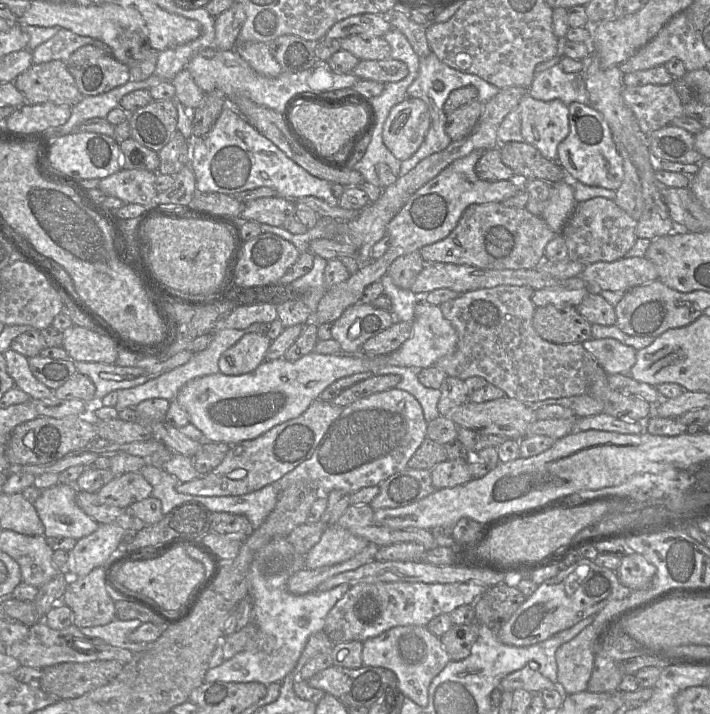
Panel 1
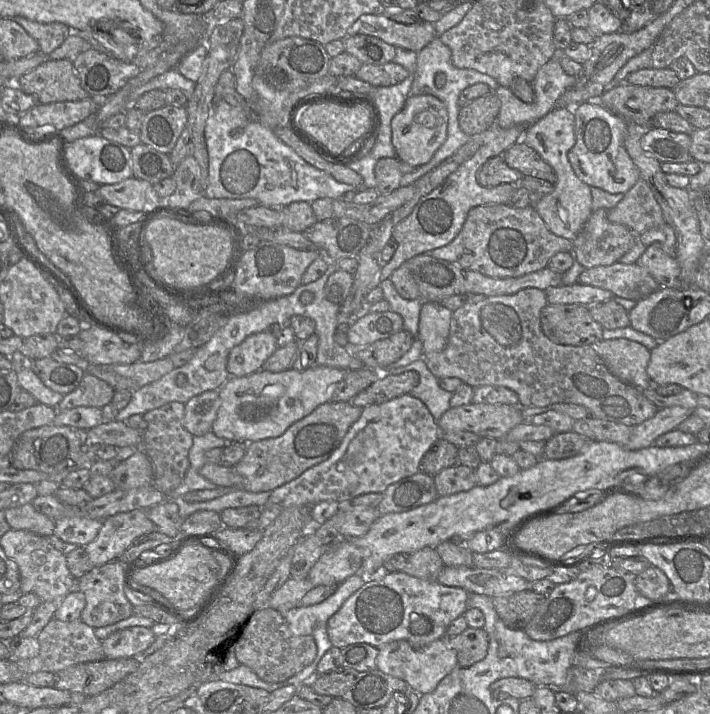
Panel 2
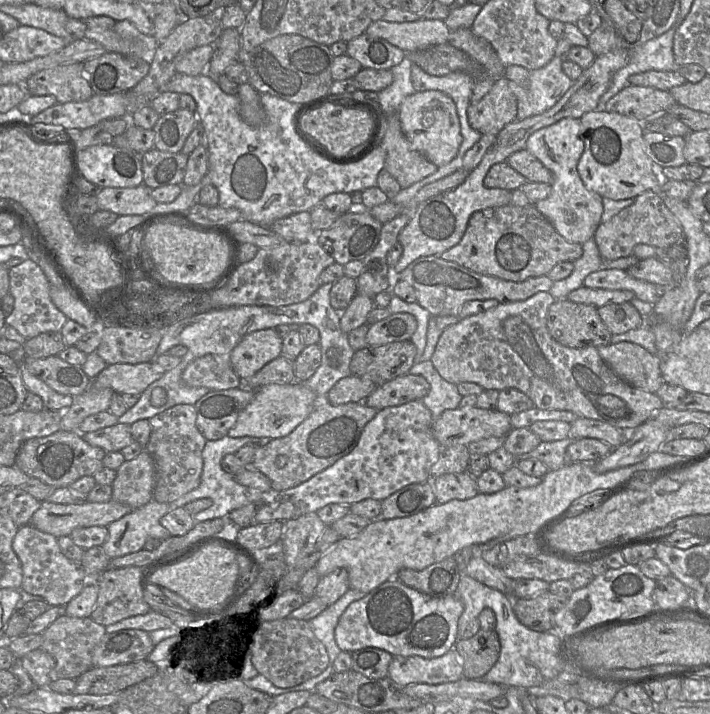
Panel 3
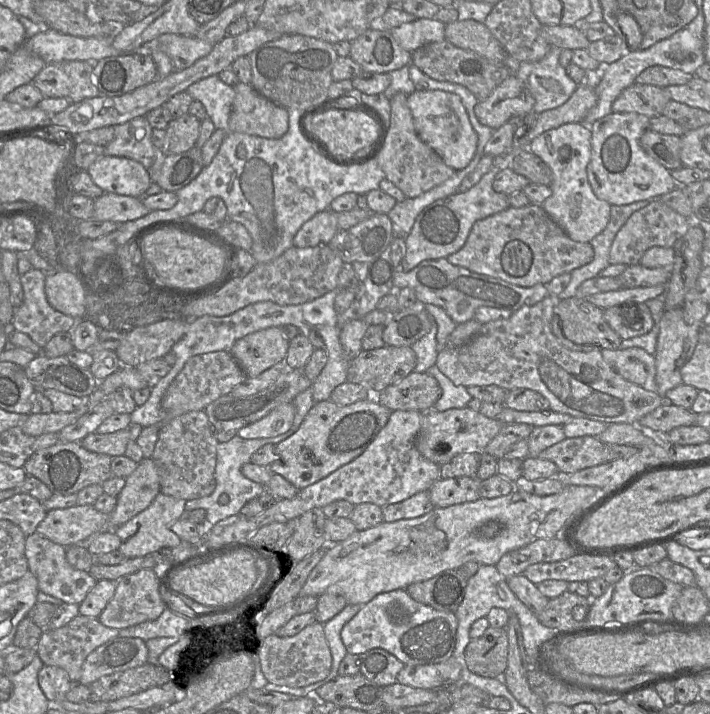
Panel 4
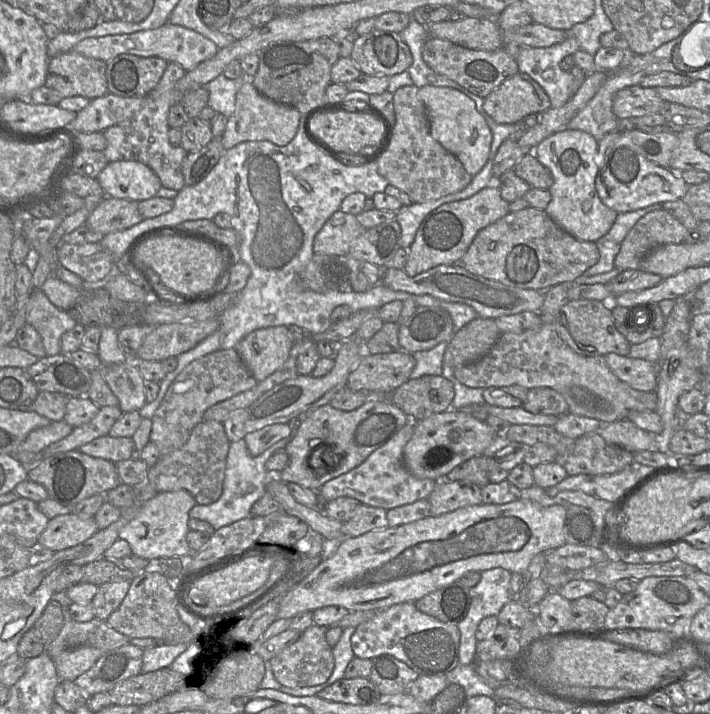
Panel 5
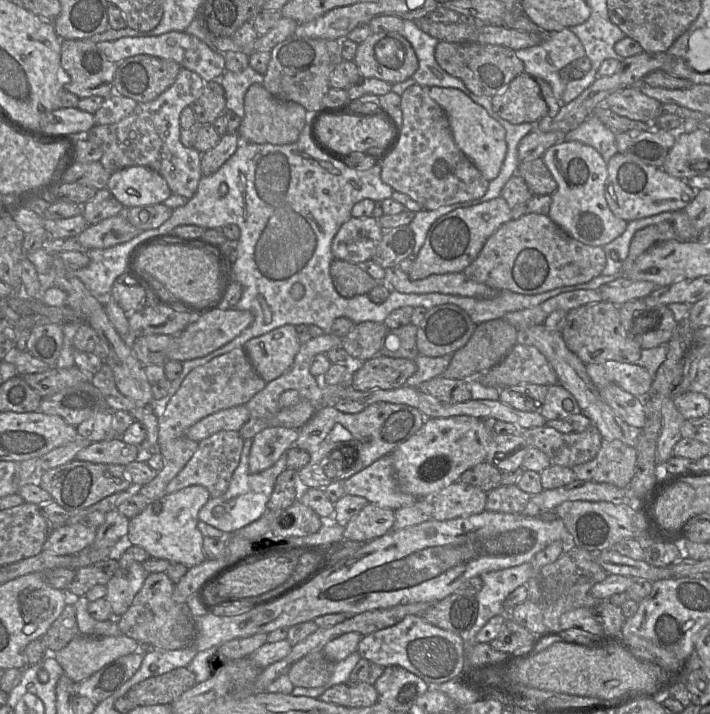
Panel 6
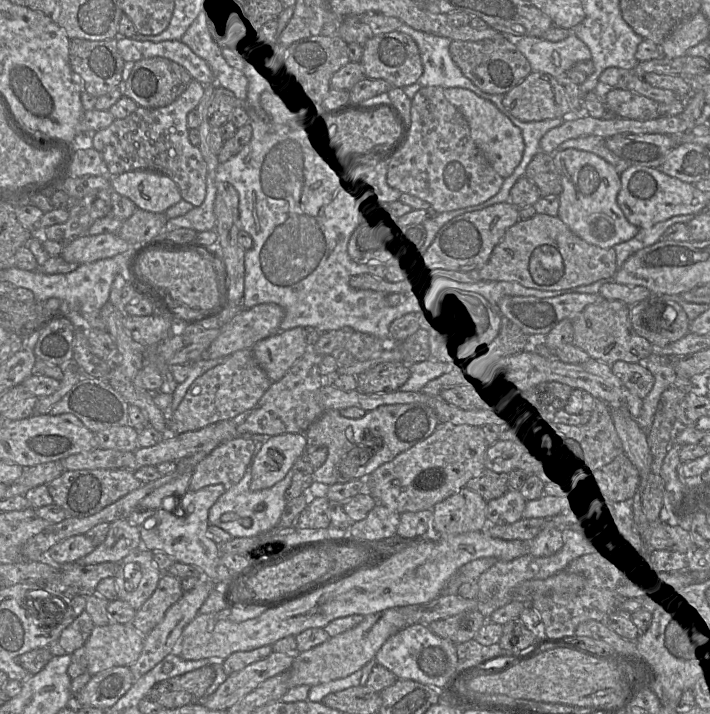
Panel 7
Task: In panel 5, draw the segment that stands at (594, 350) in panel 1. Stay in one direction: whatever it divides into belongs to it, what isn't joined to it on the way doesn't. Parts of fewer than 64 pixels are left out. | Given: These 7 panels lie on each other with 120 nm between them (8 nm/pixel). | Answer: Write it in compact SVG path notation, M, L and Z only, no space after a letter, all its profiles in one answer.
M606 354L606 363L612 373L635 390L652 392L657 384L657 364L630 356Z

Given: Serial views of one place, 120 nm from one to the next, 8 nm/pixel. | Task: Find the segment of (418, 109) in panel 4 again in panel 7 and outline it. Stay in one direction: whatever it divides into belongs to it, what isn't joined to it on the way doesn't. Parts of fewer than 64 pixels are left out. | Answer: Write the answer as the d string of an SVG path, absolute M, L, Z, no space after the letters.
M461 87L444 88L444 96L466 119L470 134L494 170L502 177L510 176L522 160L525 143L521 130L491 101Z

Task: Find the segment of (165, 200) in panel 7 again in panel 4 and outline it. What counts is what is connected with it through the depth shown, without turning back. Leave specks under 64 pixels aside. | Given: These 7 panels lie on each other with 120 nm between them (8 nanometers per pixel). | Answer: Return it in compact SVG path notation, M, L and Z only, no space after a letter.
M103 155L87 172L104 192L119 195L143 198L152 183L145 167L126 157Z

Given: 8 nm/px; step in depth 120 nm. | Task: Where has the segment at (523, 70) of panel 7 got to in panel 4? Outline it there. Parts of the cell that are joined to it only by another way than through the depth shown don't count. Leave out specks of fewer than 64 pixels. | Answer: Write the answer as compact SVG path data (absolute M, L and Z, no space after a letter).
M446 39L425 44L411 52L411 63L429 77L468 88L479 101L485 100L494 89L511 75L504 63L492 63L479 54L459 48Z

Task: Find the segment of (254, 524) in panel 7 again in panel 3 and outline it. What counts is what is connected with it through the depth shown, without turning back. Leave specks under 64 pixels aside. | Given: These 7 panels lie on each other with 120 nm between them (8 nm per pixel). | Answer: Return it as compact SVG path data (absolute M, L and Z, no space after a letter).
M225 436L218 440L207 440L202 451L203 469L199 486L173 501L172 509L176 507L184 507L187 503L197 499L210 498L212 500L212 505L209 508L193 515L195 525L196 523L205 520L227 517L227 515L235 509L241 508L252 502L265 500L267 498L266 493L238 483L233 475L225 472L222 469L221 461L225 455L234 454L237 450L245 445L258 444L258 446L260 446L268 443L271 440L272 438L257 438L249 436L239 438Z

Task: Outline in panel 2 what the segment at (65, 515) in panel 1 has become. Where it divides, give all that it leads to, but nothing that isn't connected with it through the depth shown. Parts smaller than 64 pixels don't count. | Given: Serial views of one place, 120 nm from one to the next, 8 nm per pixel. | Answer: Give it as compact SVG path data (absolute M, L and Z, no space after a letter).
M87 517L61 518L55 521L54 535L65 542L86 546L97 537L102 523L103 520Z

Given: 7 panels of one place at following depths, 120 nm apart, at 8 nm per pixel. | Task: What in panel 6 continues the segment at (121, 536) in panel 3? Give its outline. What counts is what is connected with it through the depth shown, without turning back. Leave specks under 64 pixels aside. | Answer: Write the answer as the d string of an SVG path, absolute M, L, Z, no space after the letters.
M200 485L188 486L150 502L136 517L129 520L126 544L143 548L151 558L184 564L188 568L206 560L203 534L198 529L198 513L210 500L208 490Z

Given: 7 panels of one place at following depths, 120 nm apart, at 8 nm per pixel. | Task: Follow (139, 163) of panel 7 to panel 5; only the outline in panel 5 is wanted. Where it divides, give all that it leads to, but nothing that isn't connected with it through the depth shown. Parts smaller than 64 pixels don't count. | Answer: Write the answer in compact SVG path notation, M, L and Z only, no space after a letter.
M169 62L157 86L147 94L144 107L131 118L106 128L103 132L107 146L103 151L108 162L132 160L150 167L159 177L163 187L180 191L185 187L182 162L188 152L169 141L168 113L171 106L180 102L185 93L177 90L176 83L186 71L175 62Z

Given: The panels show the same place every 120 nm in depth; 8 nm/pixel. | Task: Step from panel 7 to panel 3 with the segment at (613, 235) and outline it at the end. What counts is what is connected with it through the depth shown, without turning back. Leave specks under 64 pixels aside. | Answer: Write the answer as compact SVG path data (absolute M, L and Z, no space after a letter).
M564 118L537 130L528 138L526 149L553 174L551 194L537 202L535 207L567 241L583 245L594 237L602 222L603 197L587 189L578 173L578 163L584 151L579 119Z

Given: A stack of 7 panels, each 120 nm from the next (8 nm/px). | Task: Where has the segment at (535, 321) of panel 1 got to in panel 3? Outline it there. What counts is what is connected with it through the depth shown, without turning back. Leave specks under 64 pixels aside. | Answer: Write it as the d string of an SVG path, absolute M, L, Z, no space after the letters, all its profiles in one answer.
M565 299L556 300L547 313L547 328L551 336L560 344L571 348L588 346L607 346L611 343L612 333L601 320L598 308Z

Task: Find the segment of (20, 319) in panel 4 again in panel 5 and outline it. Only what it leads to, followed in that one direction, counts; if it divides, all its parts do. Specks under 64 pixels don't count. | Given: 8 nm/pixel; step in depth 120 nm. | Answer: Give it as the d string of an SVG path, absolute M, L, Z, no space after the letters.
M41 289L30 293L26 323L40 334L48 356L61 353L61 336L77 324L67 311L53 305Z

